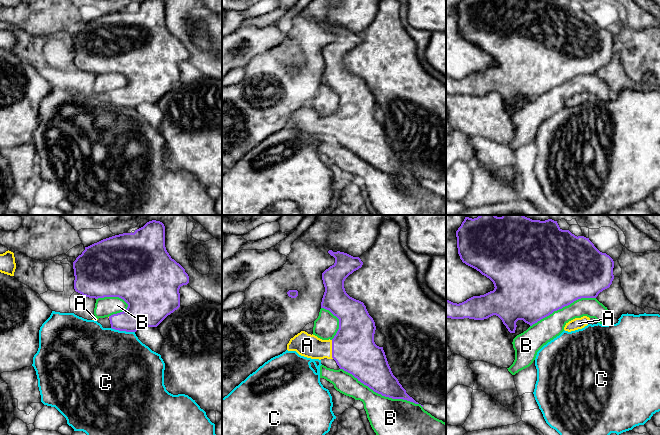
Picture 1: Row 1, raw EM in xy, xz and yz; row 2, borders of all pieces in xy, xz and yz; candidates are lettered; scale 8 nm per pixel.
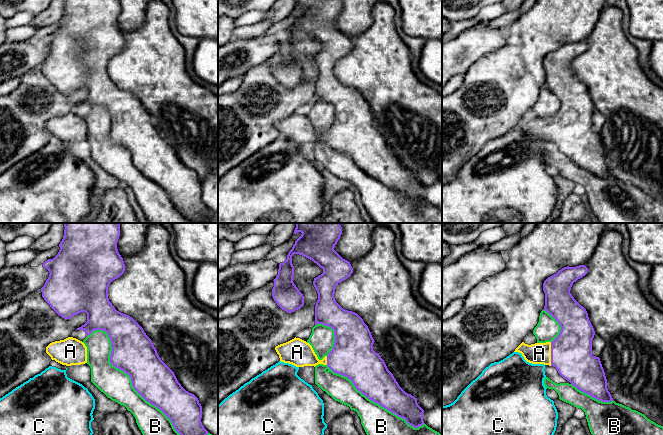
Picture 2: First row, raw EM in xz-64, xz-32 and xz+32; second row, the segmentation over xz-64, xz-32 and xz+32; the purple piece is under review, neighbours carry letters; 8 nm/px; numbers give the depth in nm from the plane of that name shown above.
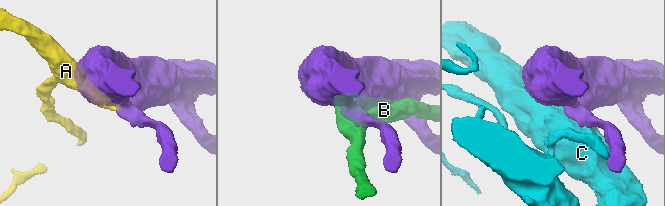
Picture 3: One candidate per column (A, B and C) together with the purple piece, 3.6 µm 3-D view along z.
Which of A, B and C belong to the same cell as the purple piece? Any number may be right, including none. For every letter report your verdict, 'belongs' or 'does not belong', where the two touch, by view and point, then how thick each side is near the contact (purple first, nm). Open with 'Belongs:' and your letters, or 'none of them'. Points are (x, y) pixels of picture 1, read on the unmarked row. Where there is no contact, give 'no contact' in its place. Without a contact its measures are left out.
Belongs: A
A: belongs | xz (332, 125) | 360/190 nm
B: does not belong | xz (381, 170) | 280/360 nm
C: does not belong | xy (123, 106) | 280/480 nm

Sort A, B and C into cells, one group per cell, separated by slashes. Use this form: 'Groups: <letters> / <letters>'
Groups: A / B / C

